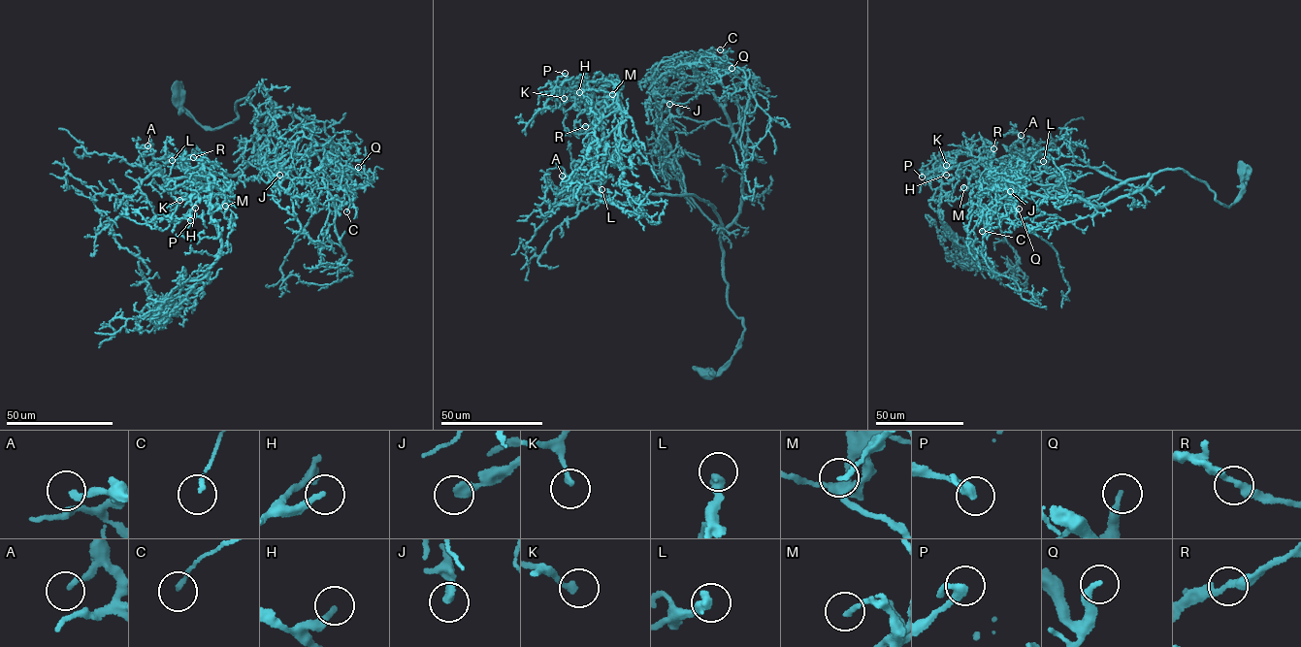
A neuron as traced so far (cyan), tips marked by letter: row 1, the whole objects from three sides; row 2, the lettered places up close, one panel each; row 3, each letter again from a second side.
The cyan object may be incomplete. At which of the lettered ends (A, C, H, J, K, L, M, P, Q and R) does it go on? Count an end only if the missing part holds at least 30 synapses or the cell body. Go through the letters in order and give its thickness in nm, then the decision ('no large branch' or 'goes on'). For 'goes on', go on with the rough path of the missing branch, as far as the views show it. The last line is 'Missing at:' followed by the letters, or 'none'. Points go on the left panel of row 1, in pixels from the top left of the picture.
A: 220 nm thick; no large branch
C: 150 nm thick; no large branch
H: 200 nm thick; no large branch
J: 360 nm thick; no large branch
K: 180 nm thick; no large branch
L: 360 nm thick; no large branch
M: 190 nm thick; no large branch
P: 240 nm thick; no large branch
Q: 200 nm thick; no large branch
R: 320 nm thick; no large branch
Missing at: none

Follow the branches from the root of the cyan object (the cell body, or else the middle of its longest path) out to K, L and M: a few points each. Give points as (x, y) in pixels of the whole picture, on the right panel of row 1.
K: (1245, 174), (1228, 207), (1182, 169), (1077, 201), (1044, 188), (1035, 173), (970, 161), (933, 169), (946, 165)
L: (1245, 174), (1228, 207), (1181, 169), (1077, 201), (1042, 186), (1033, 163), (1043, 156), (1043, 161)
M: (1245, 174), (1228, 207), (1181, 169), (1077, 201), (1058, 188), (1044, 188), (1035, 173), (980, 164), (963, 187)

